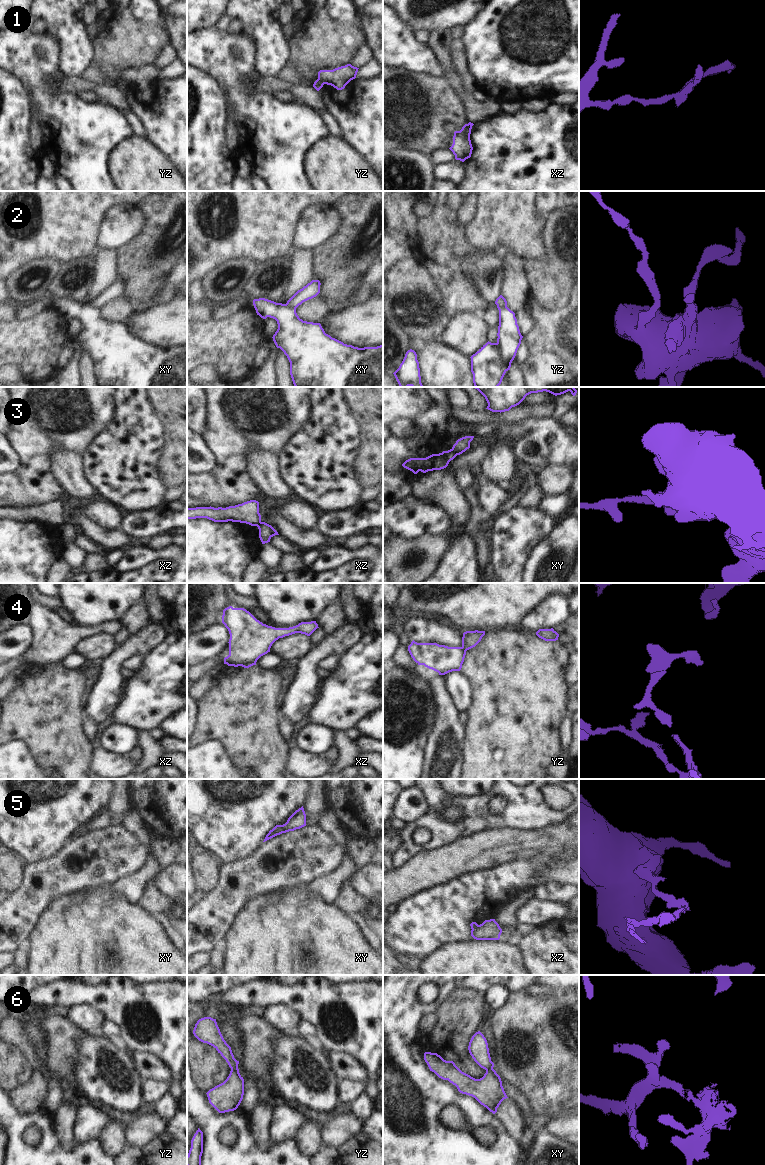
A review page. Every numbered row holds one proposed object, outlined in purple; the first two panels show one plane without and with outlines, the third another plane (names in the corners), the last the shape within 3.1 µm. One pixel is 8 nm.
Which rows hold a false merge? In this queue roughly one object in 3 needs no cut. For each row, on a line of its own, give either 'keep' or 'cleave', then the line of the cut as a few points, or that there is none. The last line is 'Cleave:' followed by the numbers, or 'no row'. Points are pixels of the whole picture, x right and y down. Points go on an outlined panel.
1: cleave | yz (317, 79), (324, 83)
2: cleave | xy (286, 303), (295, 309)
3: cleave | xy (452, 448), (457, 454)
4: cleave | yz (461, 647), (465, 651)
5: cleave | xy (280, 825), (283, 832)
6: cleave | yz (231, 1068), (237, 1069)
Cleave: 1, 2, 3, 4, 5, 6

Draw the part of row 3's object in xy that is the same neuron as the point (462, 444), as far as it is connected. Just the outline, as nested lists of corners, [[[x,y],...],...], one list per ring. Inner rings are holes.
[[[465,436],[456,441],[453,445],[452,449],[455,451],[457,455],[462,454],[467,449],[470,448],[470,442],[473,440],[474,436]]]

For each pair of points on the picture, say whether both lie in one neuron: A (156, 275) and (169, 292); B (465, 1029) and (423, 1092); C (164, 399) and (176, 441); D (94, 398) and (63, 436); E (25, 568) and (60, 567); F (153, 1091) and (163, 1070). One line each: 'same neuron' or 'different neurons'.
A: different neurons
B: different neurons
C: same neuron
D: same neuron
E: different neurons
F: different neurons

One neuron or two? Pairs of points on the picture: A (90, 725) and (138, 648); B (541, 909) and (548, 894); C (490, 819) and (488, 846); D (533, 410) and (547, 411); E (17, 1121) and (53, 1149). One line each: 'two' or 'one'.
A: two
B: two
C: two
D: one
E: one

